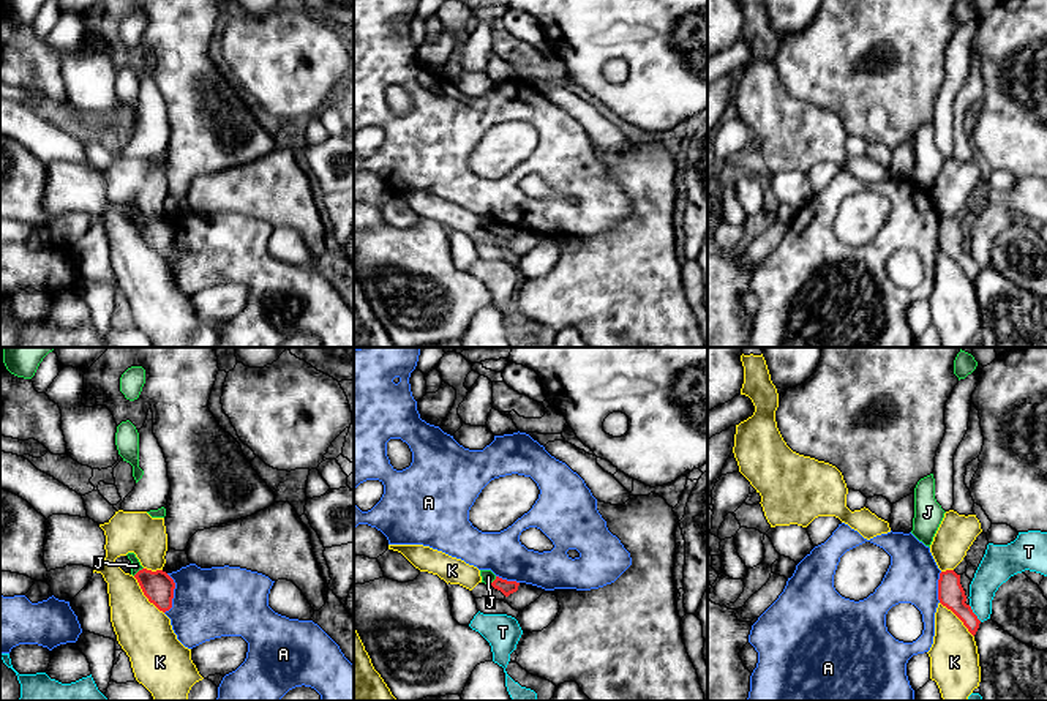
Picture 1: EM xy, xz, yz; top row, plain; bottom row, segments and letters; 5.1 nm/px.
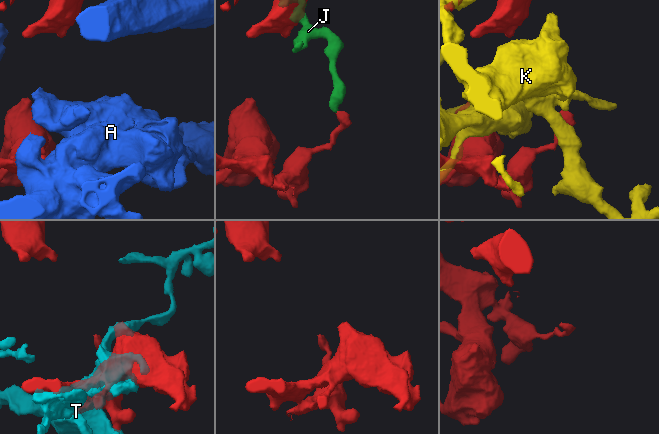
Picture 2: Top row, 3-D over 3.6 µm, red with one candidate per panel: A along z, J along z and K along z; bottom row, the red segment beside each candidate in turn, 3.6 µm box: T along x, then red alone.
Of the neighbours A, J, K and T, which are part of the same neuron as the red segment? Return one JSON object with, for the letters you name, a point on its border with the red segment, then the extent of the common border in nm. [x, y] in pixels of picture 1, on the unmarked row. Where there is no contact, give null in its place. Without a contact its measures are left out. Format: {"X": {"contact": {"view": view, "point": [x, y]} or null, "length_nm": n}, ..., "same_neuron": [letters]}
{"J": {"contact": {"view": "xy", "point": [139, 217]}, "length_nm": 70}, "same_neuron": ["J"]}

